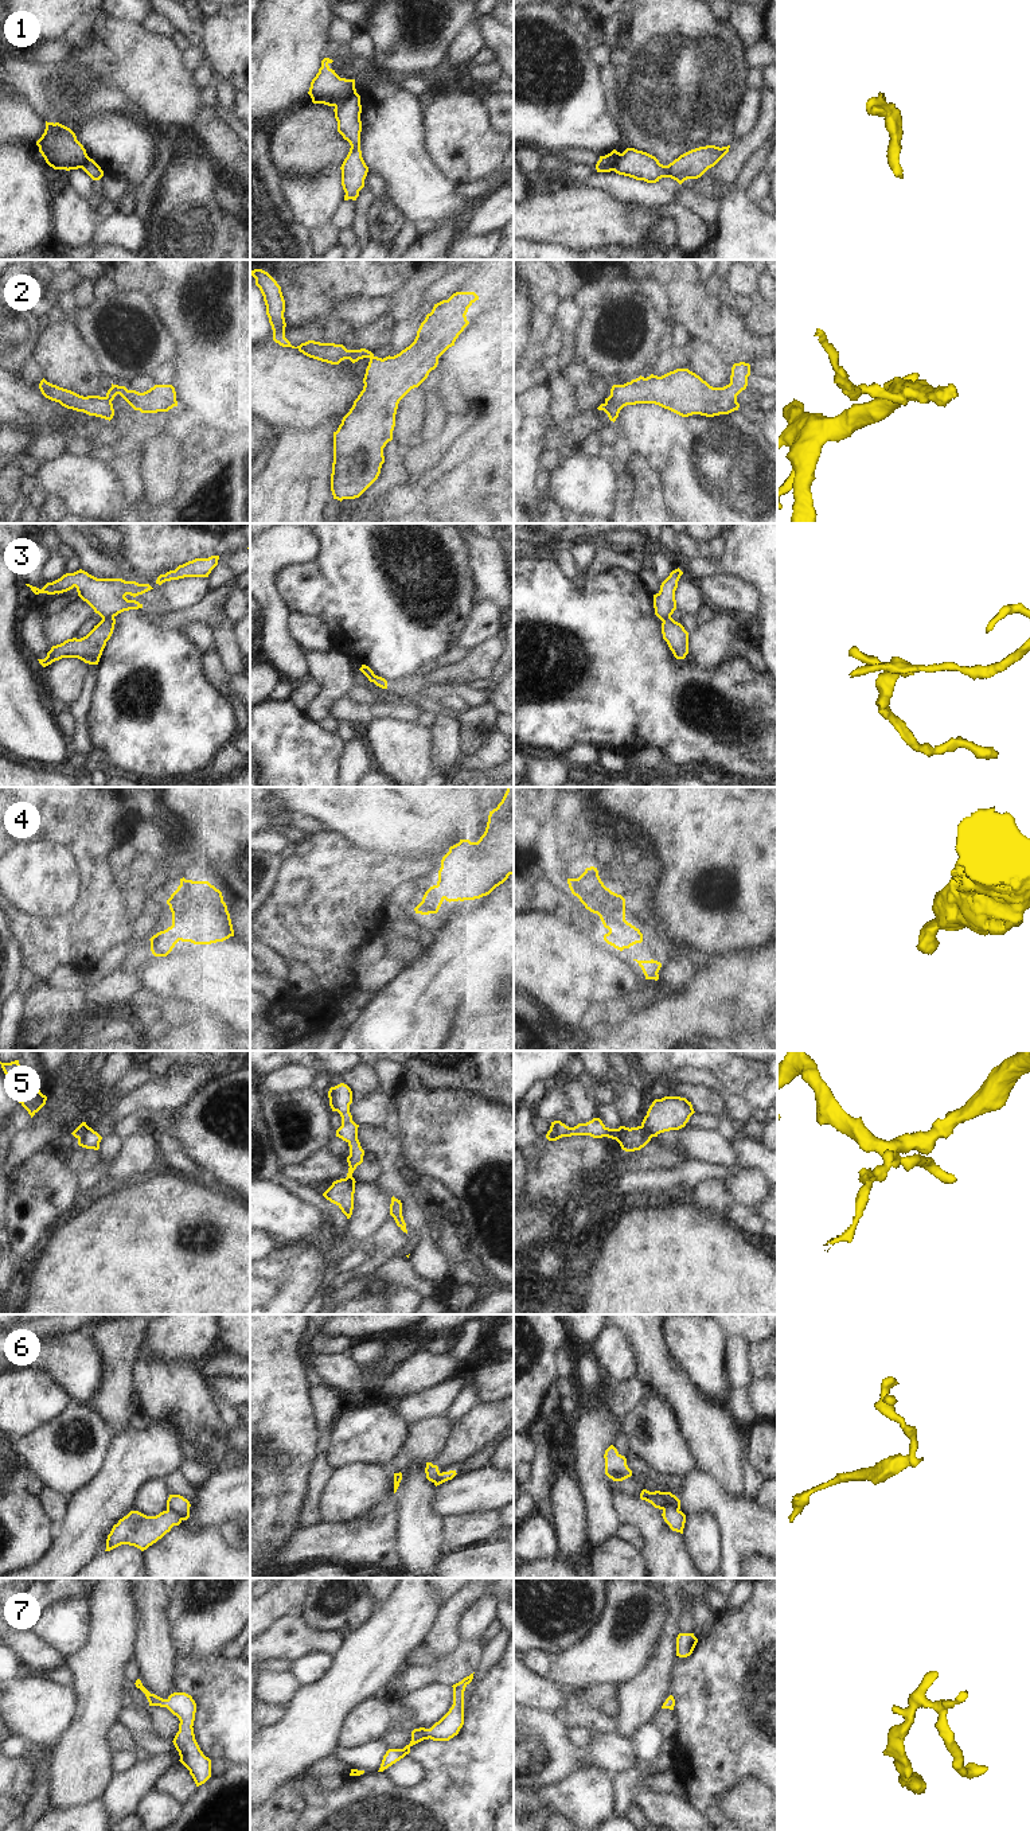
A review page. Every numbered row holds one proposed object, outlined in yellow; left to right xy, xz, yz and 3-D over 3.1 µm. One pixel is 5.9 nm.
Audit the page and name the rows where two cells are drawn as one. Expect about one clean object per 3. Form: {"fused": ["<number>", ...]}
{"fused": ["1", "2", "3", "5", "6"]}

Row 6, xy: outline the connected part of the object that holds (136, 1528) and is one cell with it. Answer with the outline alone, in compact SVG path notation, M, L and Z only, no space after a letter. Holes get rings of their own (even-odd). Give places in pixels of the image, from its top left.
M169 1509L156 1516L130 1511L113 1526L106 1539L105 1551L110 1551L121 1544L134 1546L144 1551L180 1523L180 1516Z

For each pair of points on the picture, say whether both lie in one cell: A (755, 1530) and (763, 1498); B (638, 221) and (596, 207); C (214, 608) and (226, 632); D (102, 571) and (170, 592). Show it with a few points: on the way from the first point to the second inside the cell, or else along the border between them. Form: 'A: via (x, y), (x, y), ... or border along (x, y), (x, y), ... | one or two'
A: border along (755, 1499), (763, 1508) | two
B: via (627, 221), (609, 221), (607, 218) | one
C: border along (230, 626), (217, 624), (211, 628) | two
D: via (119, 572), (148, 579), (153, 584) | one

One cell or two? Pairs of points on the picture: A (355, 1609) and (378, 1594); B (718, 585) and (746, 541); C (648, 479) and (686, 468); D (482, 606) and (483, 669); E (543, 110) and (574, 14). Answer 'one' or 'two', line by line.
A: two
B: two
C: two
D: two
E: two

